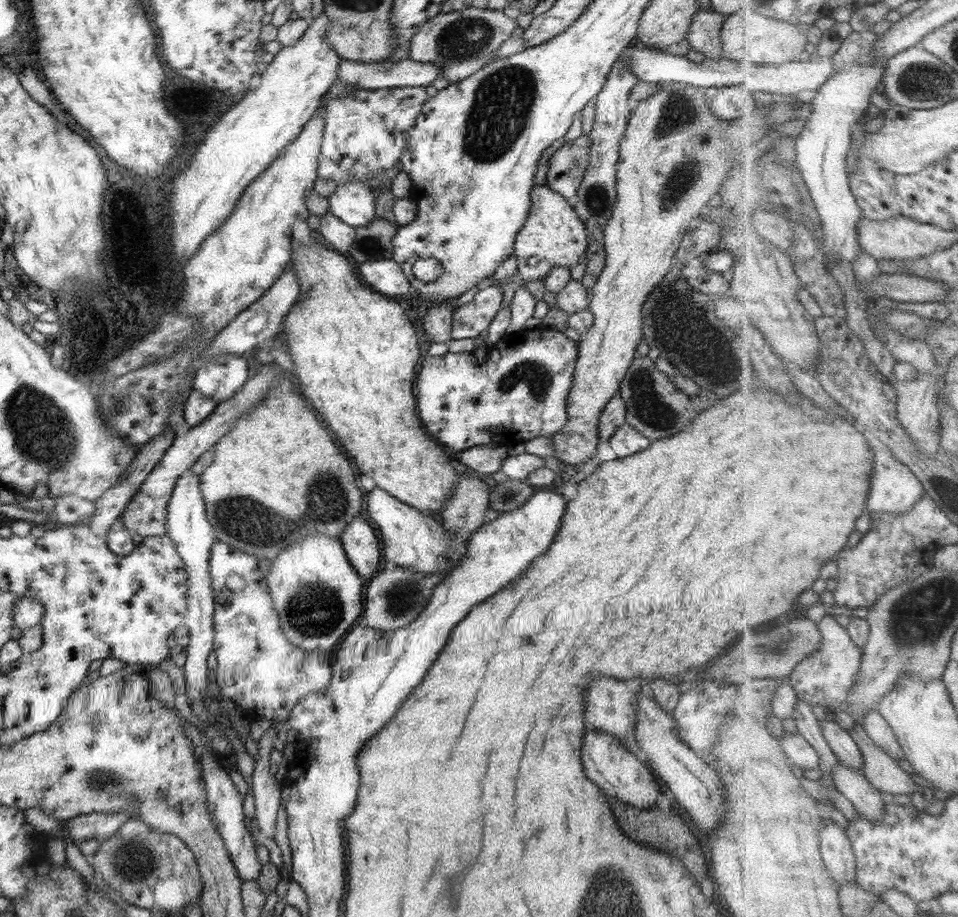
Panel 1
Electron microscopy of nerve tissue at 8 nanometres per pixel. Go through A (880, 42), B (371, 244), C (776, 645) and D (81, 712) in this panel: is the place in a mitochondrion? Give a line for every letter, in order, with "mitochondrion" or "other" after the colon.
A: other
B: mitochondrion
C: mitochondrion
D: other

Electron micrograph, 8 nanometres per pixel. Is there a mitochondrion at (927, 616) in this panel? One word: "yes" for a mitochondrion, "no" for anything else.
yes

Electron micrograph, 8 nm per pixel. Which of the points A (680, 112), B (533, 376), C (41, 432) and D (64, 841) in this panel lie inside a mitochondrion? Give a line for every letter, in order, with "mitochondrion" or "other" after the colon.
A: mitochondrion
B: mitochondrion
C: mitochondrion
D: other

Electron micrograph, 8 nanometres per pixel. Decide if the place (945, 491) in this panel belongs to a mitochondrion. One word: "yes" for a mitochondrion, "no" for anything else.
yes

